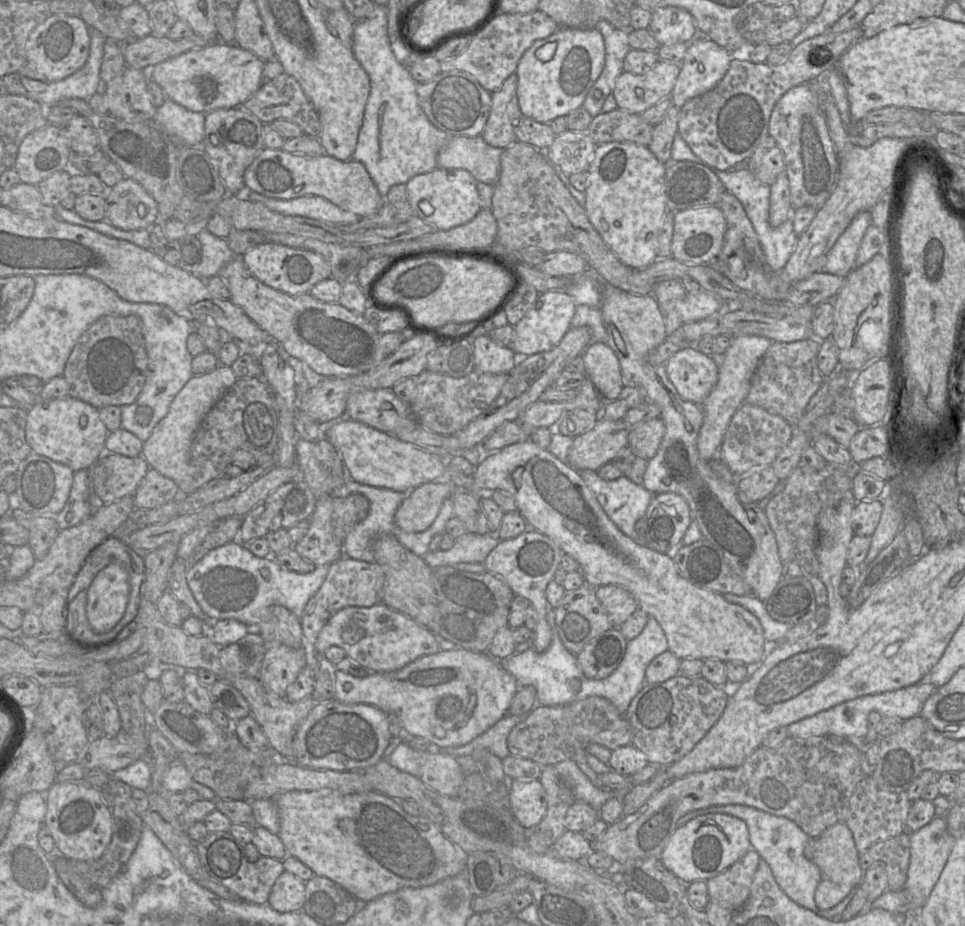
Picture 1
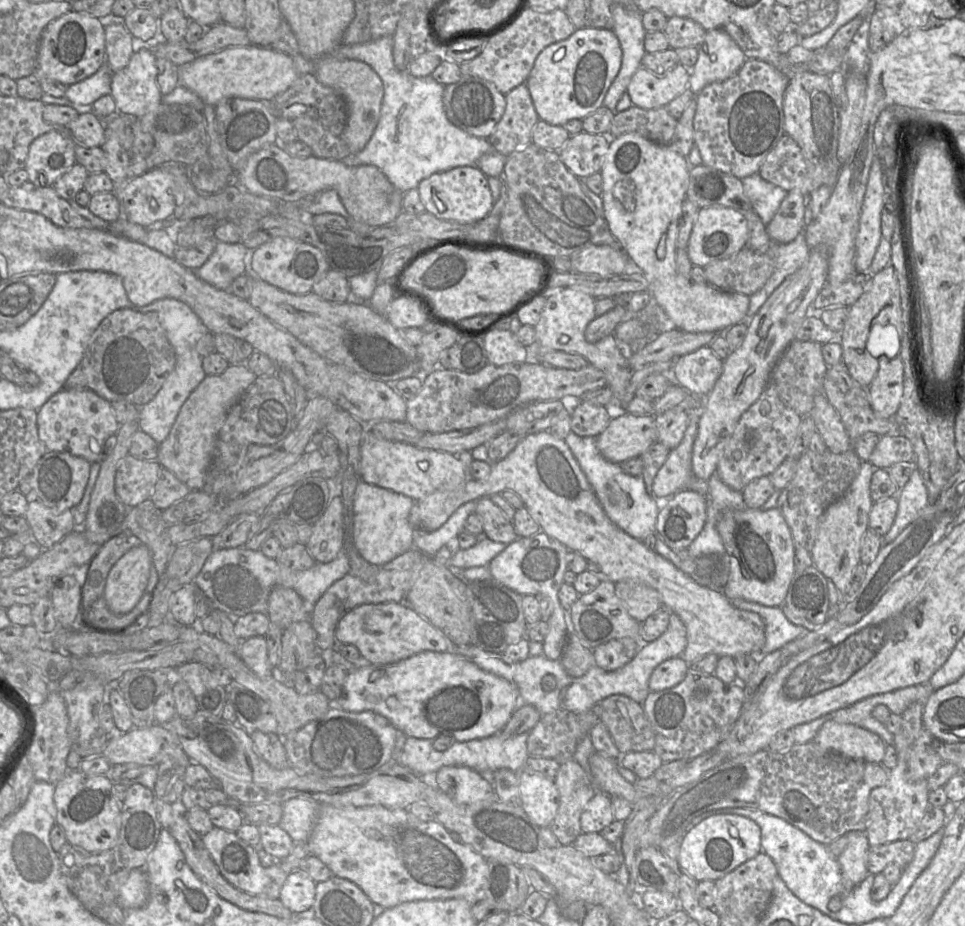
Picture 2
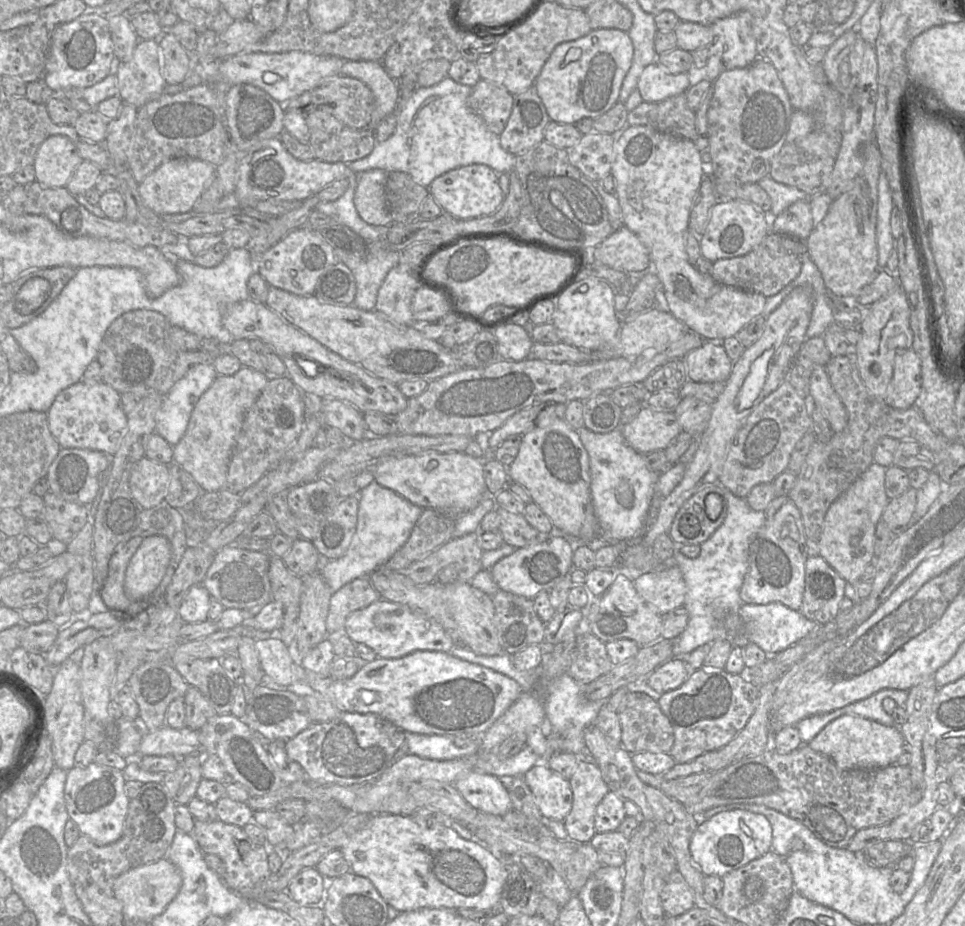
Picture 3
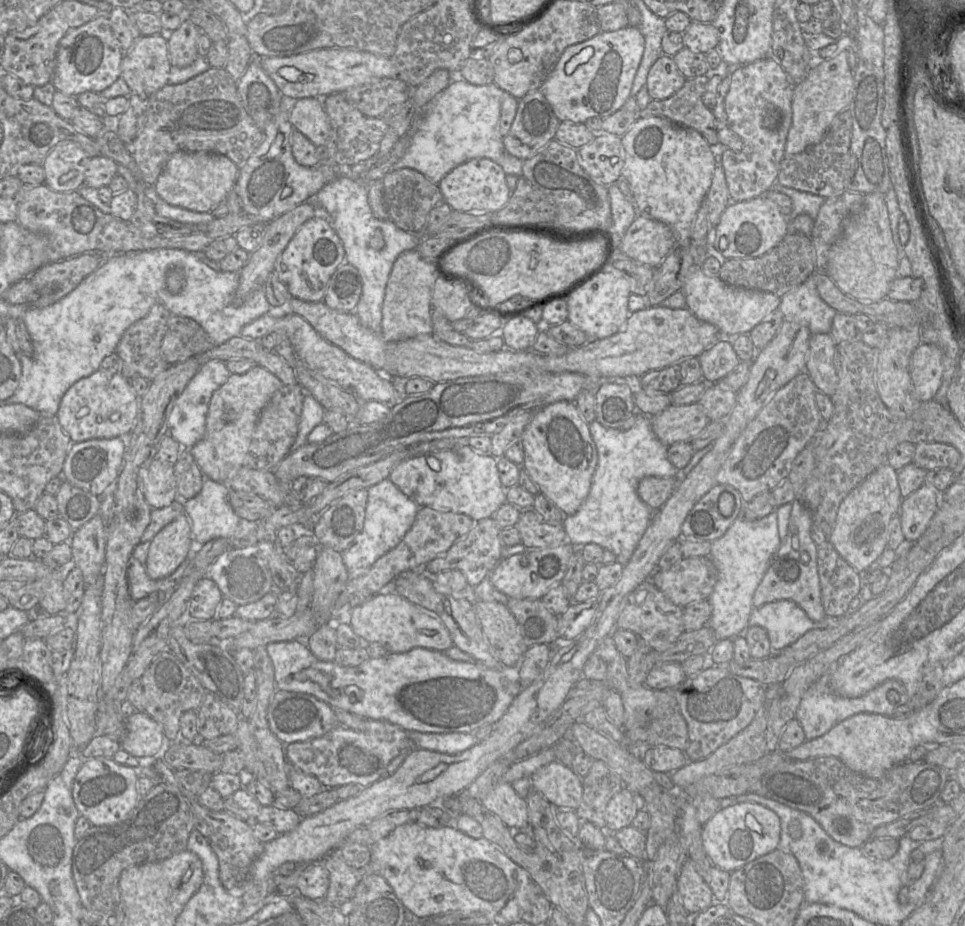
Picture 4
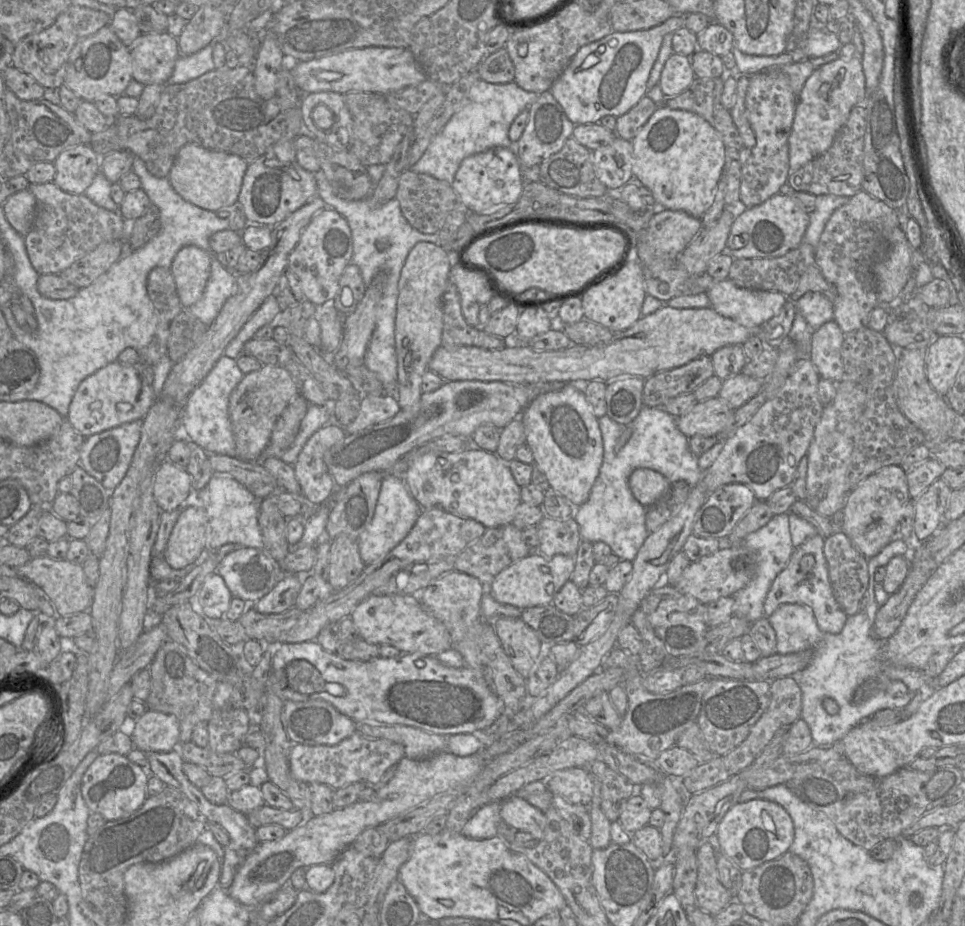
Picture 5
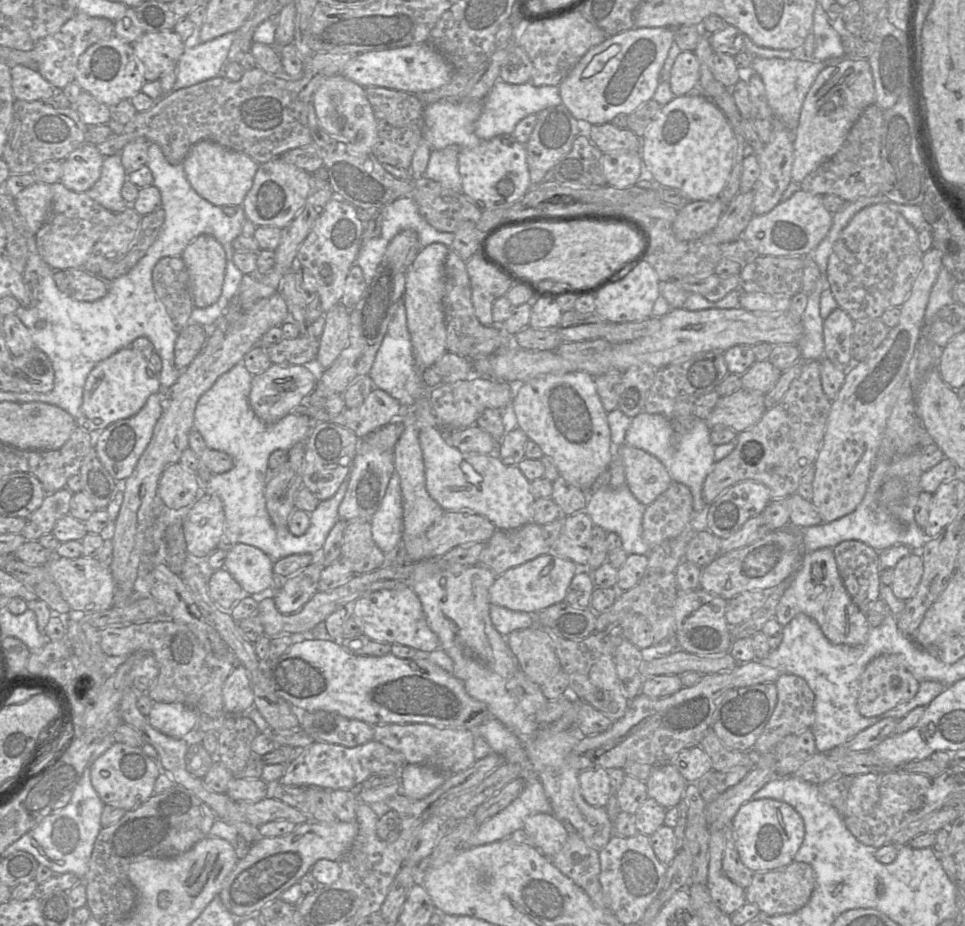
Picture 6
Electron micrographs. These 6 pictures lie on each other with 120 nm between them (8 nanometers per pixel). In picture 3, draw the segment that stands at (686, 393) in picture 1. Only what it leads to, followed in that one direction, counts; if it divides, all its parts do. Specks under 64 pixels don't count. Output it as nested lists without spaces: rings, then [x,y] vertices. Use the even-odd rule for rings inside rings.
[[[704,341],[683,358],[689,381],[712,383],[727,380],[734,362],[728,357],[722,341]]]

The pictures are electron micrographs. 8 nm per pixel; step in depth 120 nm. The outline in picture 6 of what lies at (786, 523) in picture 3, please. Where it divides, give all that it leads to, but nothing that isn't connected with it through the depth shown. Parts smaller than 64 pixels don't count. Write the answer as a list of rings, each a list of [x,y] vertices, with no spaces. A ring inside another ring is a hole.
[[[825,547],[803,553],[799,568],[789,579],[778,602],[775,618],[784,626],[799,613],[814,619],[833,644],[855,646],[867,640],[870,625],[866,615],[855,605],[843,585],[832,548]]]

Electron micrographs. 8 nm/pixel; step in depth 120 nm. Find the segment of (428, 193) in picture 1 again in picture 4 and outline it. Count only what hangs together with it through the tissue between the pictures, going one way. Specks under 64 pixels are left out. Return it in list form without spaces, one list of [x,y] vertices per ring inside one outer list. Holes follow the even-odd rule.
[[[475,158],[454,168],[438,183],[443,200],[453,211],[495,213],[503,208],[510,196],[503,168],[489,158]]]

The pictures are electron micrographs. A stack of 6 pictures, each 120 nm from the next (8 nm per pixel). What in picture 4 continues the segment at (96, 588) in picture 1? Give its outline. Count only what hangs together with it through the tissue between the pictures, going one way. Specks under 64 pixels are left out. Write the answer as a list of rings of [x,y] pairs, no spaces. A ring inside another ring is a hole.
[[[183,512],[150,542],[146,559],[147,575],[158,580],[172,574],[187,558],[192,543],[191,522]]]

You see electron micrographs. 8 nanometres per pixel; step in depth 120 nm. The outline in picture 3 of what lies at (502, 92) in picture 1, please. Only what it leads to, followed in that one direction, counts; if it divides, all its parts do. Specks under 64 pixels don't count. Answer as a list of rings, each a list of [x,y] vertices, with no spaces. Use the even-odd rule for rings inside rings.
[[[534,85],[513,97],[513,107],[505,129],[499,135],[501,147],[519,155],[544,141],[544,131],[551,121]]]

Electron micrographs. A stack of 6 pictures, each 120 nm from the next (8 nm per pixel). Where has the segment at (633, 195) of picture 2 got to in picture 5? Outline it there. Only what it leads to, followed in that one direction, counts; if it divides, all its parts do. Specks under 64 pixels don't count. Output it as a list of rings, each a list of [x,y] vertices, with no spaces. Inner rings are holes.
[[[660,106],[631,141],[633,145],[633,175],[650,190],[658,207],[683,211],[701,219],[713,203],[726,159],[726,147],[720,134],[699,115]],[[728,279],[715,281],[706,294],[717,313],[748,328],[760,328],[789,301],[780,292],[739,288]]]

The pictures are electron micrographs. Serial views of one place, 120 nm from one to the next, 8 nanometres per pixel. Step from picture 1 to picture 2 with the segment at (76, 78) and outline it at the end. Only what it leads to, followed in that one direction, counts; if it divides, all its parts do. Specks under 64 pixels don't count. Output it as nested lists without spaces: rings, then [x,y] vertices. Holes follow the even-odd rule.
[[[107,61],[90,77],[69,85],[65,98],[70,101],[70,105],[79,111],[90,111],[92,104],[102,96],[111,93],[112,71]]]

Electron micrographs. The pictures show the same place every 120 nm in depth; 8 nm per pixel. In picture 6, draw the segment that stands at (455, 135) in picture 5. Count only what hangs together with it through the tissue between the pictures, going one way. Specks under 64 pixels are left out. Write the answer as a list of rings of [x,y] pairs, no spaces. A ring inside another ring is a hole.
[[[497,81],[483,100],[482,113],[477,120],[475,133],[482,140],[490,140],[500,135],[512,135],[516,125],[529,115],[563,105],[557,86],[534,86],[530,82],[525,84],[509,84]],[[452,144],[441,150],[432,150],[424,177],[445,187],[462,192],[462,179],[458,171],[459,146]]]

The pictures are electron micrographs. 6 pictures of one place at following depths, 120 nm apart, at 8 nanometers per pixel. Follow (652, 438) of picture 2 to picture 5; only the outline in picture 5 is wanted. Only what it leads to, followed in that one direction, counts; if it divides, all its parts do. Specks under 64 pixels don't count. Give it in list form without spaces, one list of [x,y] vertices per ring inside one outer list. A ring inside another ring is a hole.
[[[719,397],[698,402],[689,413],[675,418],[678,429],[688,438],[720,436],[724,440],[733,432],[734,410]]]

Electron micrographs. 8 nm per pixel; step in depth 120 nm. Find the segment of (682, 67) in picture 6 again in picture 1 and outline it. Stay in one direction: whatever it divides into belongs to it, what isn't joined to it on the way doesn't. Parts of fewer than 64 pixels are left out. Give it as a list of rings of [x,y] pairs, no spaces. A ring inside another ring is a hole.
[[[658,61],[643,75],[622,72],[617,78],[612,94],[618,109],[641,114],[672,93],[680,65]]]

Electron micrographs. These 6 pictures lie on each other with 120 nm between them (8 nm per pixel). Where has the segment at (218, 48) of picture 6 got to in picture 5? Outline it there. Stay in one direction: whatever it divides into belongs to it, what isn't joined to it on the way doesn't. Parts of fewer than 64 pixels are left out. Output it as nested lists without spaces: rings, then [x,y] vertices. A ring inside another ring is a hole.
[[[213,43],[192,55],[179,55],[168,84],[184,84],[215,70],[212,58]]]

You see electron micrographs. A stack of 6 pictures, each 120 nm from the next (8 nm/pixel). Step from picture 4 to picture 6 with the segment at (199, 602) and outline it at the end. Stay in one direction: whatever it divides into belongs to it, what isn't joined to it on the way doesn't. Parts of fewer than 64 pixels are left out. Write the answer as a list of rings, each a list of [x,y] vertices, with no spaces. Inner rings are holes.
[[[224,568],[210,574],[208,592],[212,601],[222,610],[231,610],[237,602],[248,595]]]

